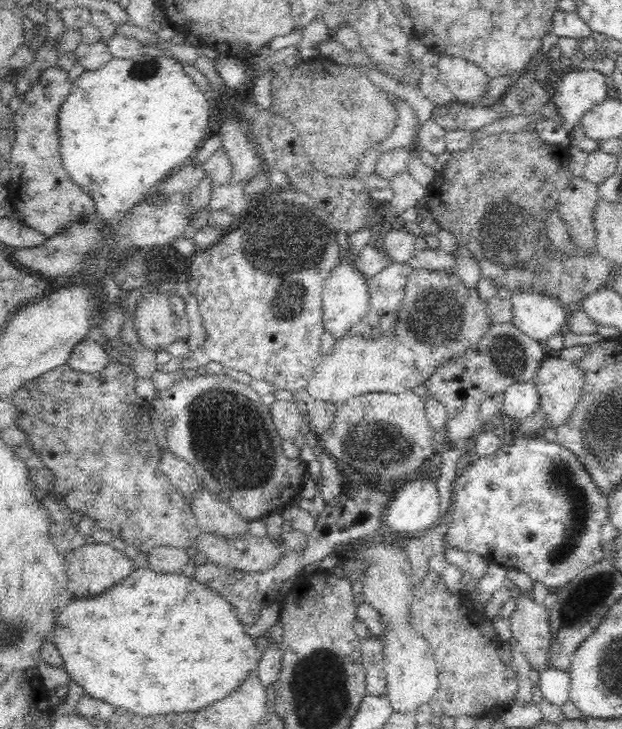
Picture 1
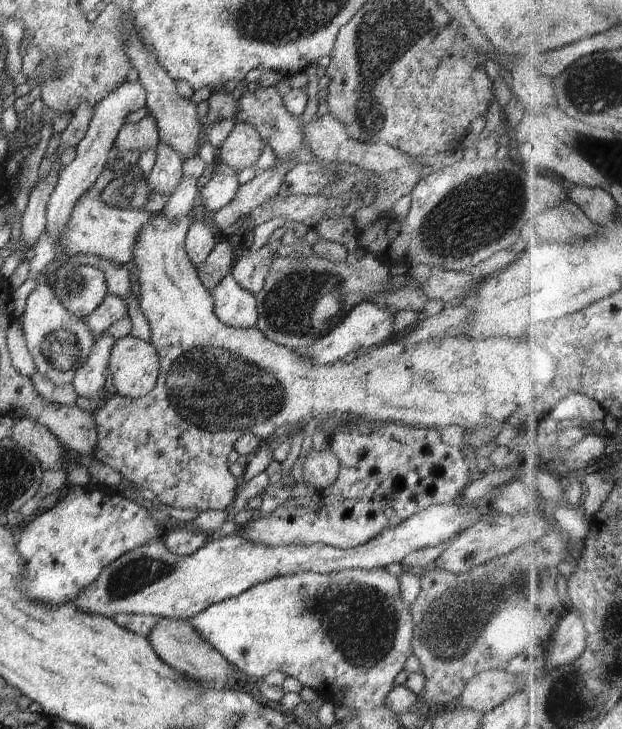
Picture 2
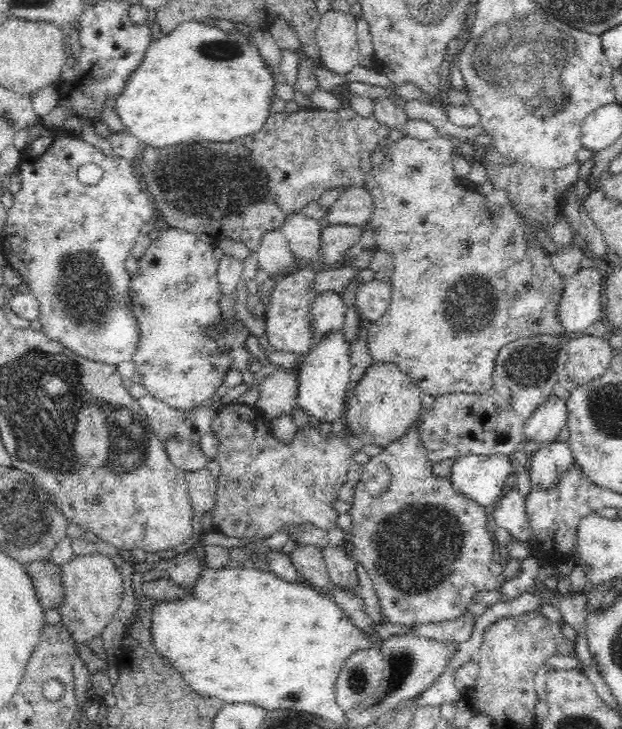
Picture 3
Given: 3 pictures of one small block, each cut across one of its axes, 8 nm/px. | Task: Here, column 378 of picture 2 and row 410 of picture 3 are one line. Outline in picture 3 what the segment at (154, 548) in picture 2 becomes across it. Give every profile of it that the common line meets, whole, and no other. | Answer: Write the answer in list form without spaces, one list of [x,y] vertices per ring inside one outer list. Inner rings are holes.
[[[552,394],[526,421],[525,436],[538,443],[552,443],[560,430],[566,426],[568,416],[567,399]]]

